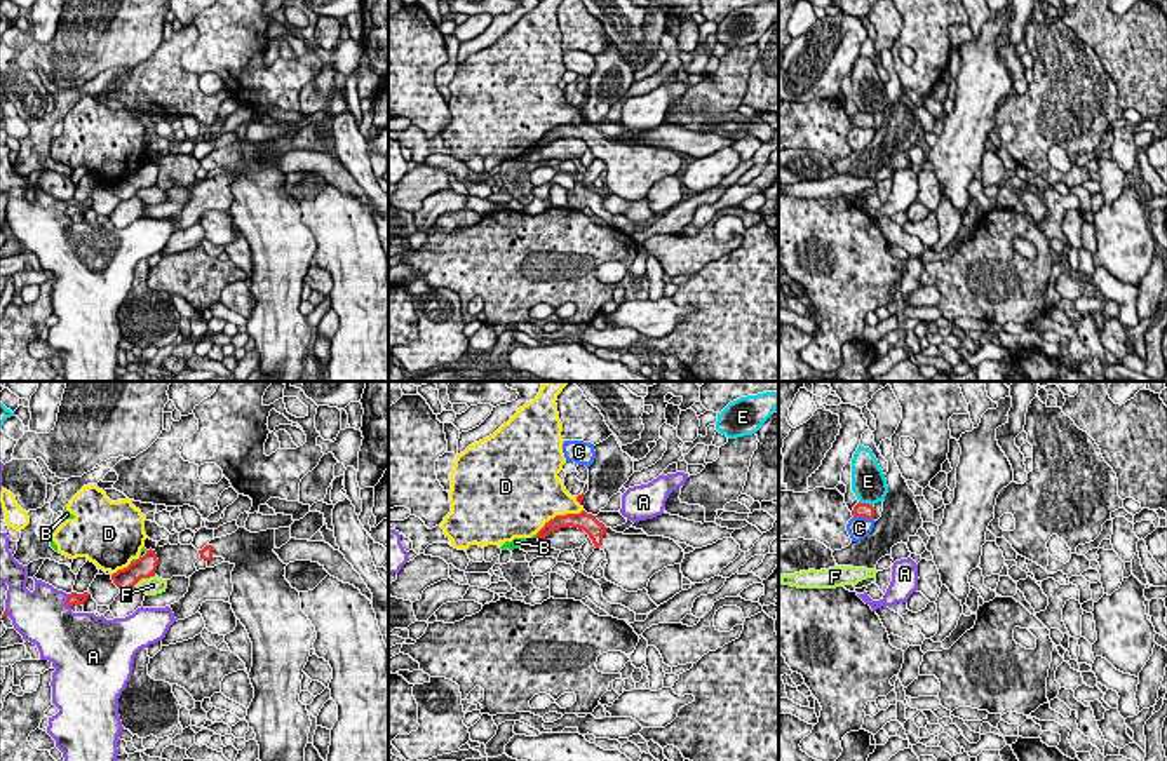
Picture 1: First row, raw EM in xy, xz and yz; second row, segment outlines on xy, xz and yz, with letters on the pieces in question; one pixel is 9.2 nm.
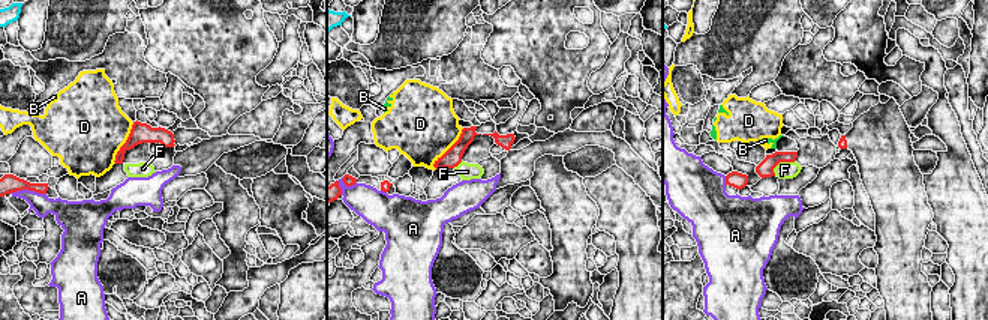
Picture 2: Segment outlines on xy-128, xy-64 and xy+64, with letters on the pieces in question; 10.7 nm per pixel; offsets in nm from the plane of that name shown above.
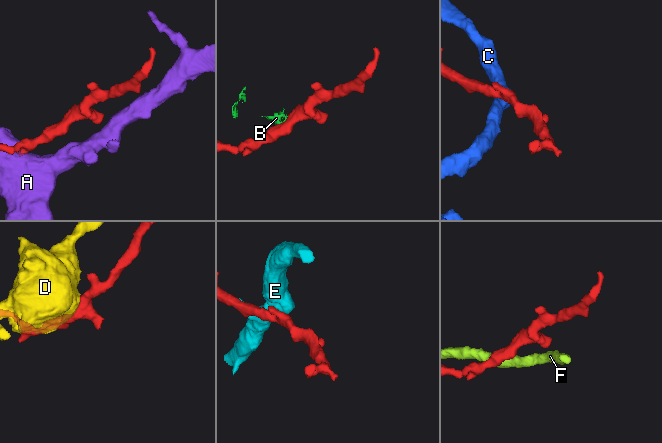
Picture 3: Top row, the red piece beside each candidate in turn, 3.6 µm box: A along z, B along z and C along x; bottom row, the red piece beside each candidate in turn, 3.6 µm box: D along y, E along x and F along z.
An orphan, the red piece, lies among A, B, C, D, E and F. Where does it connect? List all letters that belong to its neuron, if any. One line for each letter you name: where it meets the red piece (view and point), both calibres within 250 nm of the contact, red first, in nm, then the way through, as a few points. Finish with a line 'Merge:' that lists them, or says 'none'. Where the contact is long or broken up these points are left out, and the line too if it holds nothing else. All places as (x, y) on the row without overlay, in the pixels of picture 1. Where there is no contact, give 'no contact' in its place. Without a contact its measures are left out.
Merge: none

